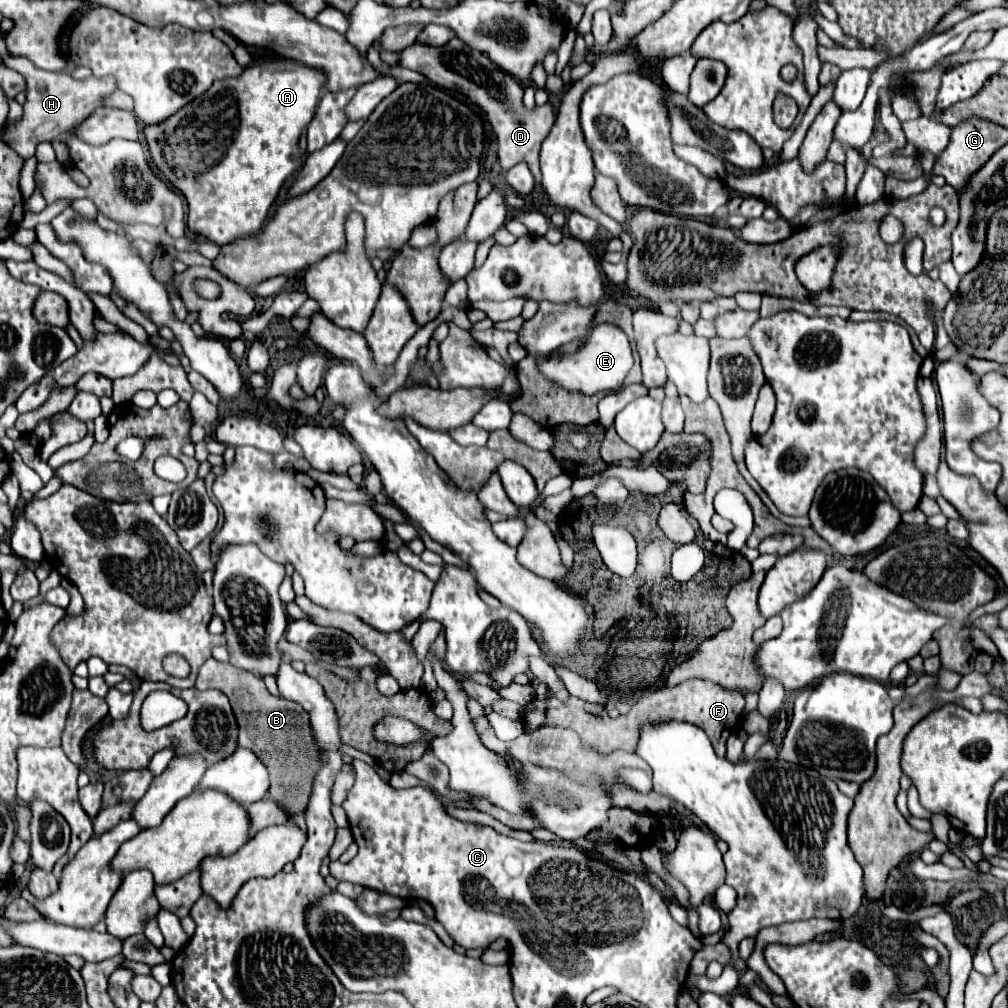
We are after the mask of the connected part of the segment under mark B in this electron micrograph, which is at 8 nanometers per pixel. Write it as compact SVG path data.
M209 658L201 668L195 682L197 688L217 688L227 694L237 726L239 726L239 746L253 750L269 770L271 790L267 798L279 800L291 812L291 820L305 830L303 810L311 794L313 778L319 770L319 752L313 742L307 712L285 698L275 698L265 688L265 682L245 670L233 668L227 662L217 662Z

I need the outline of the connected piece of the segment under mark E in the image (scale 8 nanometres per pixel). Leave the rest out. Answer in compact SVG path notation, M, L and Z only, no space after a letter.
M599 324L595 332L591 332L589 340L583 344L583 350L579 348L577 354L571 354L565 358L559 356L557 360L553 360L553 354L545 358L537 356L537 362L549 380L565 386L567 390L595 394L599 390L617 390L623 384L627 372L633 366L633 354L623 330L619 330L613 324Z

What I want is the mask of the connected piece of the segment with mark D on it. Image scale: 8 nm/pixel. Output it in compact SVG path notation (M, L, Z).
M459 38L449 40L445 46L427 46L427 44L415 42L399 52L385 50L381 42L377 40L375 50L379 52L381 60L389 66L403 66L403 68L415 70L441 88L463 92L475 106L479 106L479 110L491 122L495 136L497 136L497 156L499 156L499 164L503 166L503 170L509 170L519 162L527 162L535 180L539 182L541 142L547 138L555 122L555 112L551 104L543 104L543 106L537 106L535 110L527 110L523 106L523 88L519 86L519 82L503 74L499 68L495 68L495 64L489 58L471 50Z

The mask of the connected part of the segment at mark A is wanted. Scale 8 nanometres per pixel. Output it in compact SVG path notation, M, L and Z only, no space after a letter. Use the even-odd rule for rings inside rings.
M295 60L255 64L245 68L237 78L223 78L213 82L205 94L181 108L167 122L145 128L153 162L187 198L187 226L195 236L225 246L239 238L255 236L261 232L267 220L267 212L279 196L281 186L293 172L303 166L303 154L297 144L301 134L315 118L325 82L327 76L321 70L303 66ZM265 68L273 72L283 70L283 74L261 74Z

